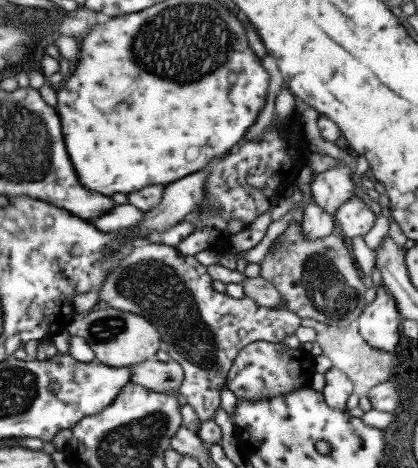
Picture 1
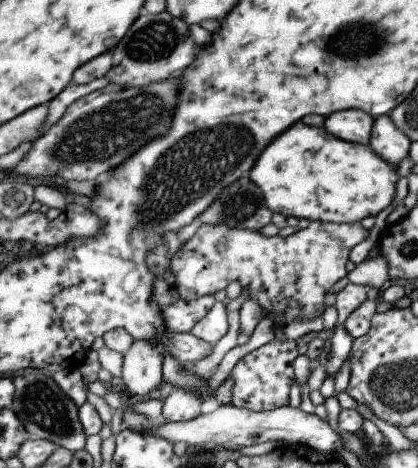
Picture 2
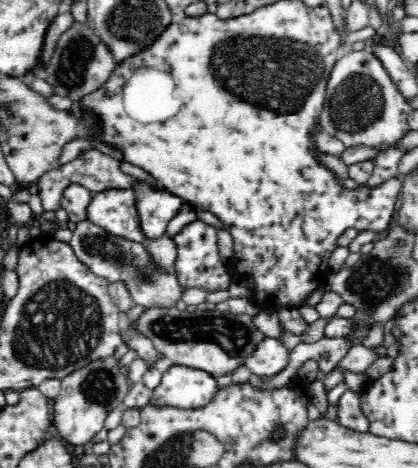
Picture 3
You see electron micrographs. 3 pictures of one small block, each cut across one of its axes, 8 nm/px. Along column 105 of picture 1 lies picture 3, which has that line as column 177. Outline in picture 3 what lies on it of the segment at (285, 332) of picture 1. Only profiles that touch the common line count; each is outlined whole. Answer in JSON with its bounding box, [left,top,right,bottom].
[68,220,184,308]

